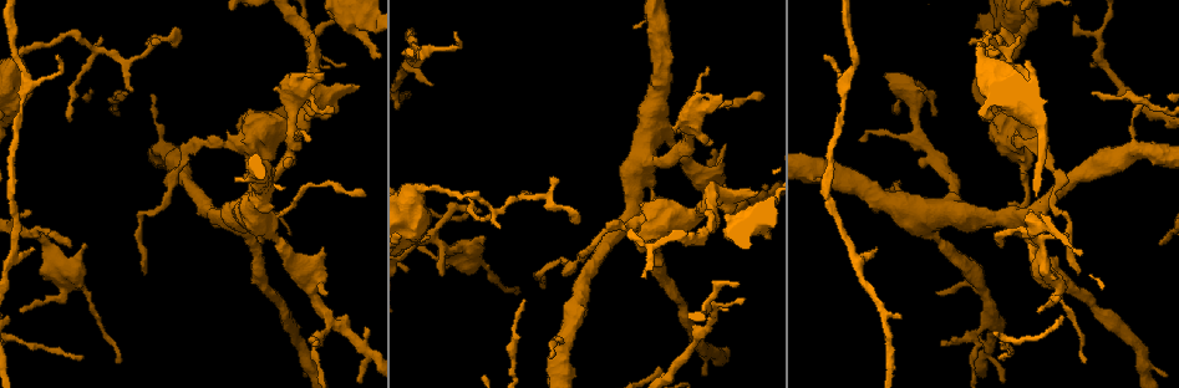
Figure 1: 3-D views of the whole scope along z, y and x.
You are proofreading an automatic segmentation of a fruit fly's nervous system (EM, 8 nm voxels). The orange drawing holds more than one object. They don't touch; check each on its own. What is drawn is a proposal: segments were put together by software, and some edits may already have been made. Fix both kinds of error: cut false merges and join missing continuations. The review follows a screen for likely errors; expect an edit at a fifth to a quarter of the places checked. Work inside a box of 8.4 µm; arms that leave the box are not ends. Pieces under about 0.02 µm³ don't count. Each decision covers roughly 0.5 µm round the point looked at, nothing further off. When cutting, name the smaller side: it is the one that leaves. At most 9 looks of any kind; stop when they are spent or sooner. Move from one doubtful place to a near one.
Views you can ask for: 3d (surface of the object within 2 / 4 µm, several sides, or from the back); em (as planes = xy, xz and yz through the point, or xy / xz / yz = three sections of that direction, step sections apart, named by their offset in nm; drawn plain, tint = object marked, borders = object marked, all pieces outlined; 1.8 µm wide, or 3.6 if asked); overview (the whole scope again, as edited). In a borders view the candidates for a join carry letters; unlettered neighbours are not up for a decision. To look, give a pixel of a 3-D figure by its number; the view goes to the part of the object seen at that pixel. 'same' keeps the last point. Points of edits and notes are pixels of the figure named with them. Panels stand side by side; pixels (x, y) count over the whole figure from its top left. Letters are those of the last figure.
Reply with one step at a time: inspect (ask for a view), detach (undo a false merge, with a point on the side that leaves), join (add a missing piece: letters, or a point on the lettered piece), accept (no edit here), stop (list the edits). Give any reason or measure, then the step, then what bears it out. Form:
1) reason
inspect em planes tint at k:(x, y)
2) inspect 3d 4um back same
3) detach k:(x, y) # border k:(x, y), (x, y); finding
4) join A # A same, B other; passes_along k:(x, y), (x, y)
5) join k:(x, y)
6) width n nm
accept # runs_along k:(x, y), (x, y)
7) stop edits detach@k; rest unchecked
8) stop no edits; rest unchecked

tapers out
inspect em xy step 4 tint at 1:(825, 56)

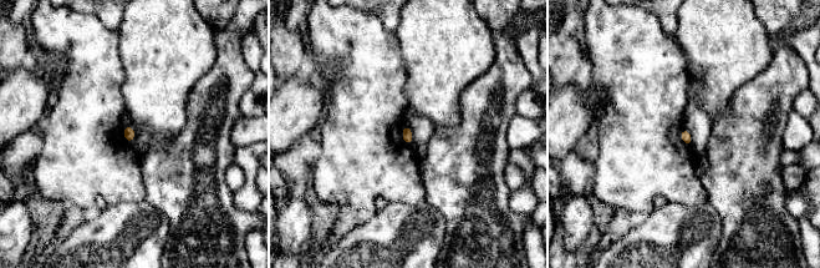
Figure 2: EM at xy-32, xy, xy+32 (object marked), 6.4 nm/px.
inspect em planes tint same

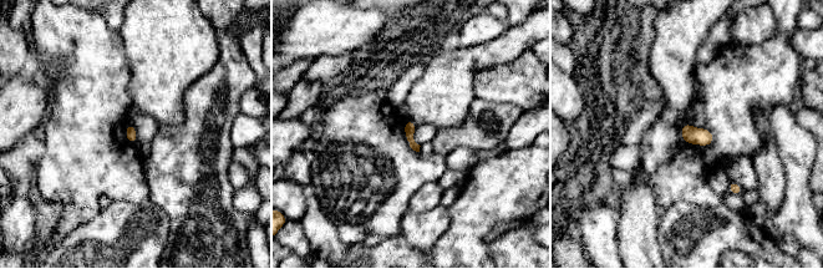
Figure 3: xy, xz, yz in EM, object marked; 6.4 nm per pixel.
see the neighbours
inspect em planes borders same

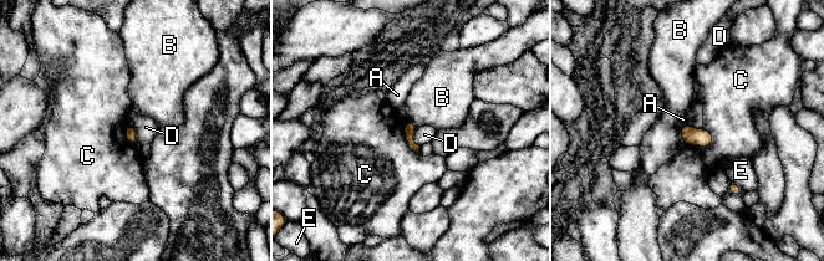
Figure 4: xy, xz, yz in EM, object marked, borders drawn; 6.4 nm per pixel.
width 70 nm; longest_contact C 200 nm
accept # A other, B other, C other, D other, E other; no lettered piece goes on from it

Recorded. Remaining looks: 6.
an open end
inspect 3d 2um at 1:(32, 249)

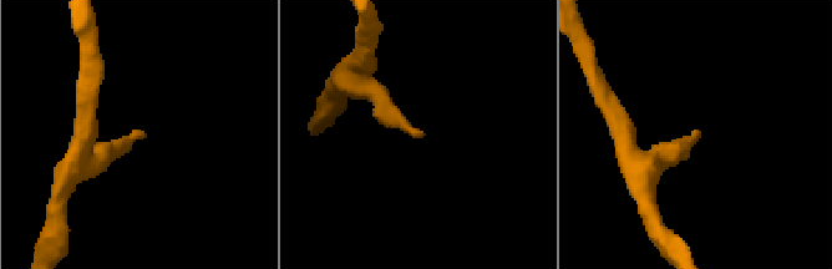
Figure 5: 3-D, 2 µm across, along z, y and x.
now the EM
inspect em xz step 4 borders at 5:(695, 132)

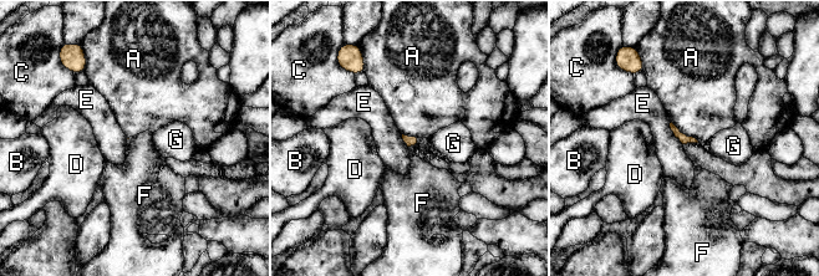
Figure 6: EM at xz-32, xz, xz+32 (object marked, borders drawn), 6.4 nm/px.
inspect em xy step 8 borders same

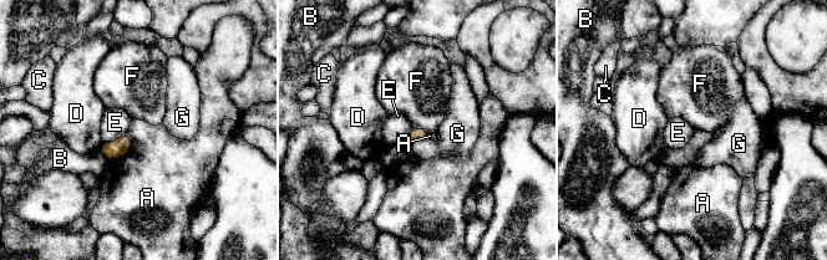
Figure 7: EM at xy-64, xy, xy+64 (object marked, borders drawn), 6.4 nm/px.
accept # A other, B other, C other, D other, E other, F other, G other; border 7:(127, 133), (131, 148), (108, 161); none of them fits

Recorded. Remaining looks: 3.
inspect em planes borders at 1:(1065, 233)

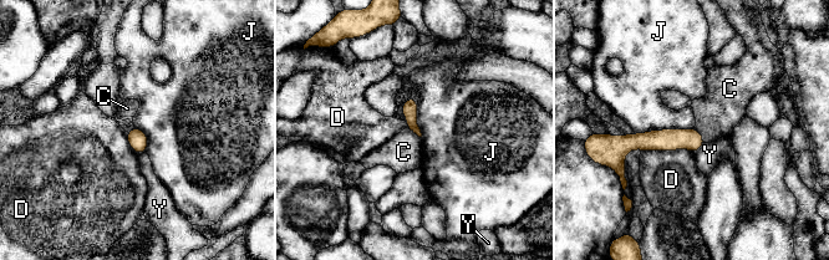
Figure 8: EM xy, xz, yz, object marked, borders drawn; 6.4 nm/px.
accept # C other, D other, J other, Y other; border 8:(695, 127), (705, 142); none of them fits

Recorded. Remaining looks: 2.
stop no edits; rest unchecked

